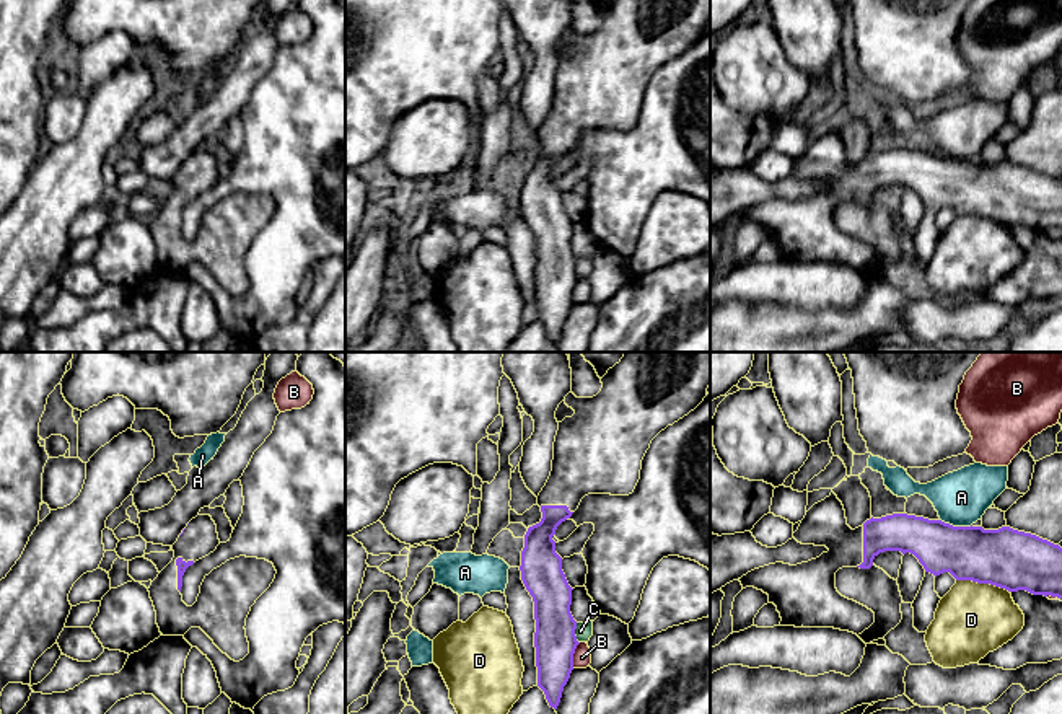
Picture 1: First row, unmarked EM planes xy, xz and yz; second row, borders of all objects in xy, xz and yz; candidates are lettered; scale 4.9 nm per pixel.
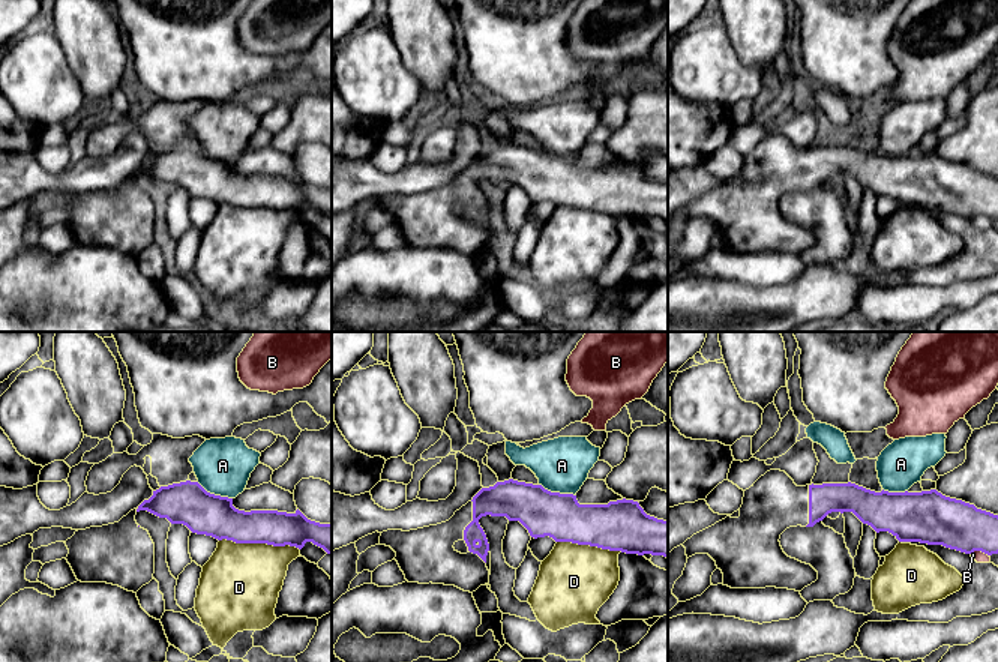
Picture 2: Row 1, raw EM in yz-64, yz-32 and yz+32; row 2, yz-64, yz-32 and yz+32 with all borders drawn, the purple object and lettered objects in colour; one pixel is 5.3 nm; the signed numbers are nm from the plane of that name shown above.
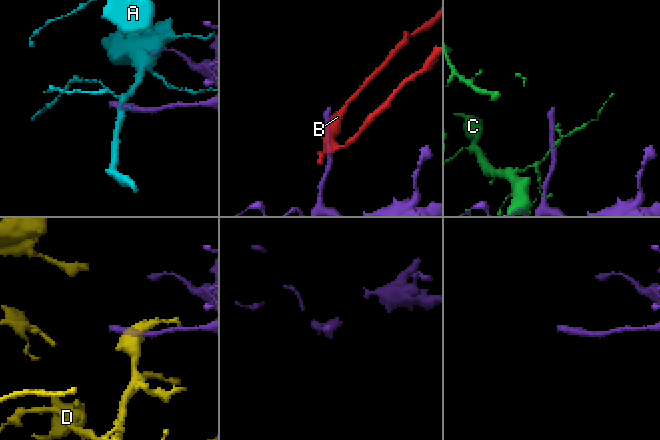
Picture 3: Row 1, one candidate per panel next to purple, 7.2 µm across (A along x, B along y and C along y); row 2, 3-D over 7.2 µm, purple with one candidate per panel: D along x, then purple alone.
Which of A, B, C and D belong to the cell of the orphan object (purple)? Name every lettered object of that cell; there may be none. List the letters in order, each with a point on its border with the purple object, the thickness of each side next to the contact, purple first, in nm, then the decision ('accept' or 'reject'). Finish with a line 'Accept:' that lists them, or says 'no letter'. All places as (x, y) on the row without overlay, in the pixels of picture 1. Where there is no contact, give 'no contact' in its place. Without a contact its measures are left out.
A: contact yz (956, 162); calibres 280 and 280 nm; reject
B: contact xz (572, 290); calibres 200 and 90 nm; reject
C: contact xz (574, 268); calibres 200 and 90 nm; reject
D: contact yz (983, 217); calibres 300 and 360 nm; reject
Accept: no letter

